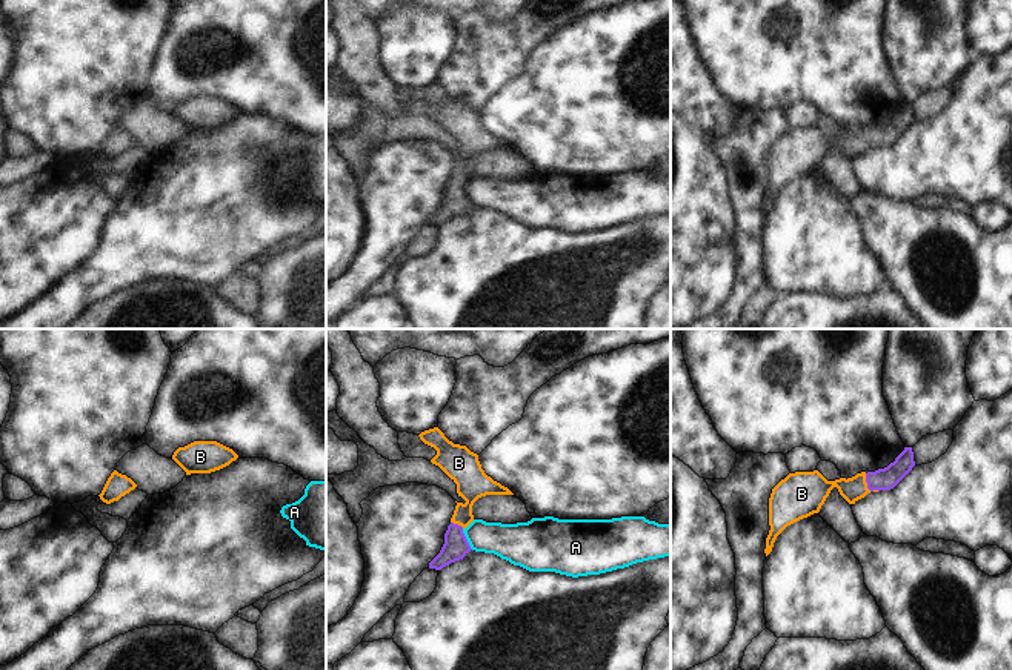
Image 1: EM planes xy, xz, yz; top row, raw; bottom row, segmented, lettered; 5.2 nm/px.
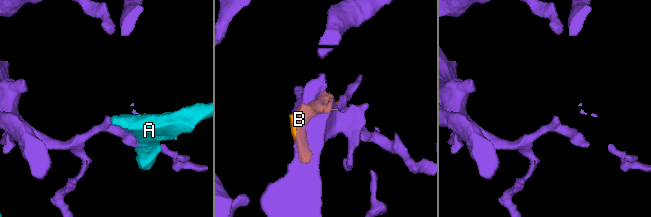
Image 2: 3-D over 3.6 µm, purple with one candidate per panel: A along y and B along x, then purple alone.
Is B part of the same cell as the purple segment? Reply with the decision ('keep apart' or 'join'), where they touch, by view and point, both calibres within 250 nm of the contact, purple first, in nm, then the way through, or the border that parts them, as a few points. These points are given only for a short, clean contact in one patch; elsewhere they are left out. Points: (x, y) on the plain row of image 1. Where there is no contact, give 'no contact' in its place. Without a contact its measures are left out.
join; meets purple in yz at (868, 142); 120 nm thick on the purple side, 130 nm on the other; runs through yz (886, 134), (868, 142), (852, 145)

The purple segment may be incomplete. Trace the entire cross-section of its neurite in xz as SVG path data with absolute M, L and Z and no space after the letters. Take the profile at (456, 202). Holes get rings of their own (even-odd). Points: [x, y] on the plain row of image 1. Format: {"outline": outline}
{"outline": "M438 83L424 86L418 92L437 106L431 118L438 121L457 140L458 152L466 157L464 160L457 158L444 189L444 200L429 218L429 224L441 226L451 218L463 215L472 206L463 186L474 177L474 158L486 151L514 149L484 129L477 109L466 101L449 97Z"}

